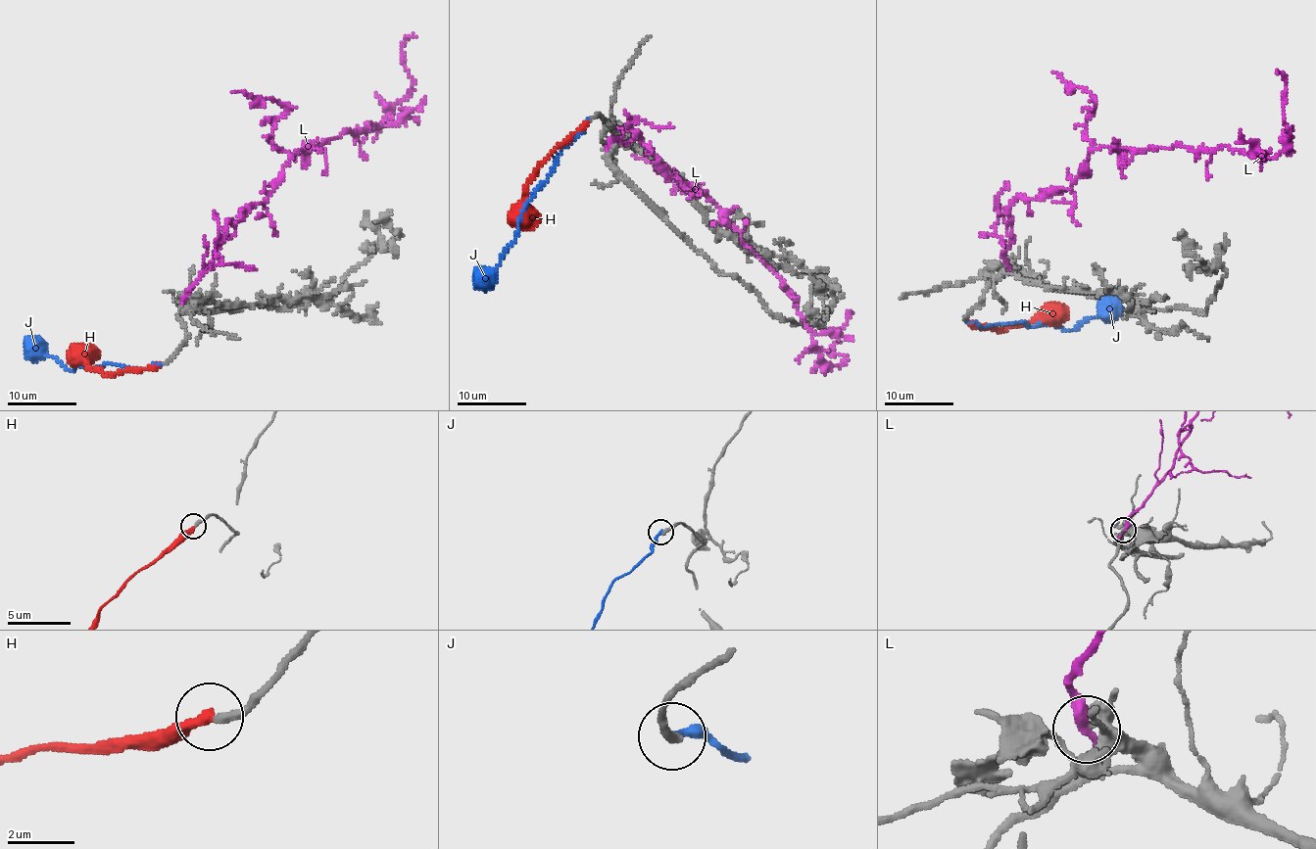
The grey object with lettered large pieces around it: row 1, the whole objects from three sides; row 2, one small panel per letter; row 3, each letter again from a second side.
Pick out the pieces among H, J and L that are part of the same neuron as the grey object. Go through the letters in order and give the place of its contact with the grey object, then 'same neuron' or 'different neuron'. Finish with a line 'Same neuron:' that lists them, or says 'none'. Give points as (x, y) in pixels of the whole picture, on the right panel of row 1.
H: meets grey at (970, 322); different neuron
J: meets grey at (968, 322); same neuron
L: meets grey at (1006, 264); different neuron
Same neuron: J

